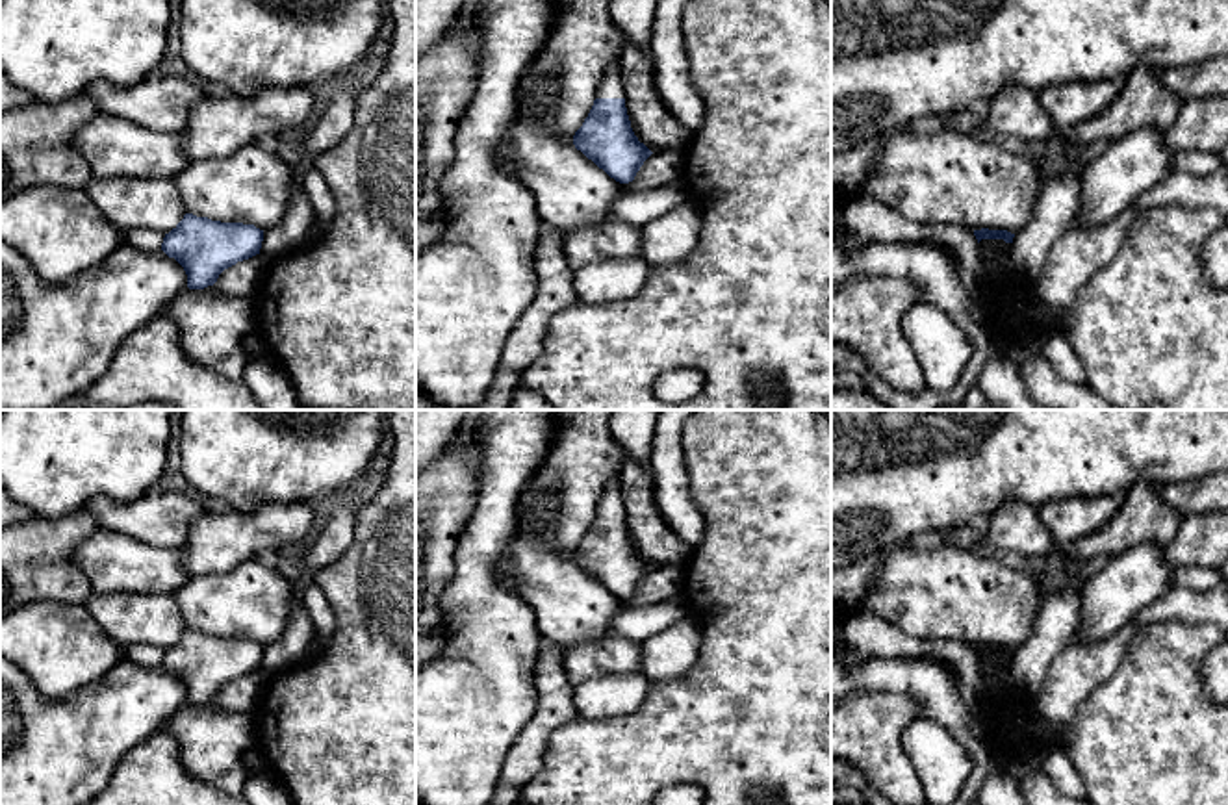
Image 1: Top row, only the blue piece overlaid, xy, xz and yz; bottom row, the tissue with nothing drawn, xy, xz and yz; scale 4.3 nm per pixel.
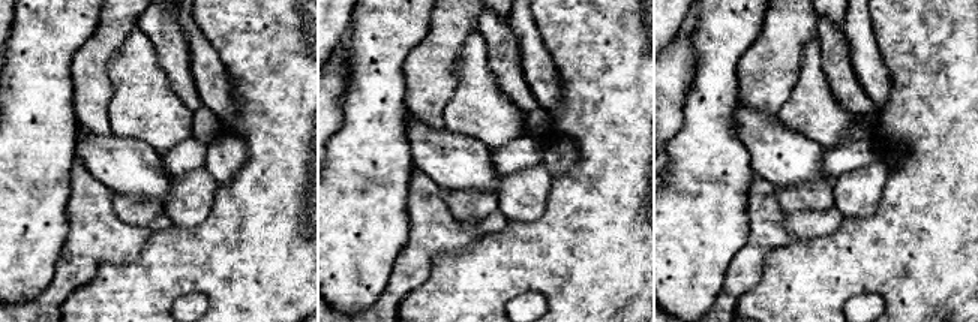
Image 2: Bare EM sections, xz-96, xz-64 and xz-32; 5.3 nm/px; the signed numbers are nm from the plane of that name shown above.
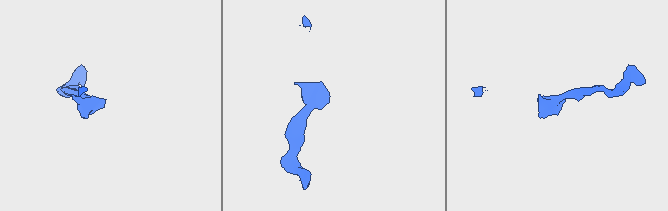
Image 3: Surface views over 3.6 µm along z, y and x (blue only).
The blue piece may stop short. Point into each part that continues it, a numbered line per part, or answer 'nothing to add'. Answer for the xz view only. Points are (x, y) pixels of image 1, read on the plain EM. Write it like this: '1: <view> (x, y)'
1: xz (611, 501)

